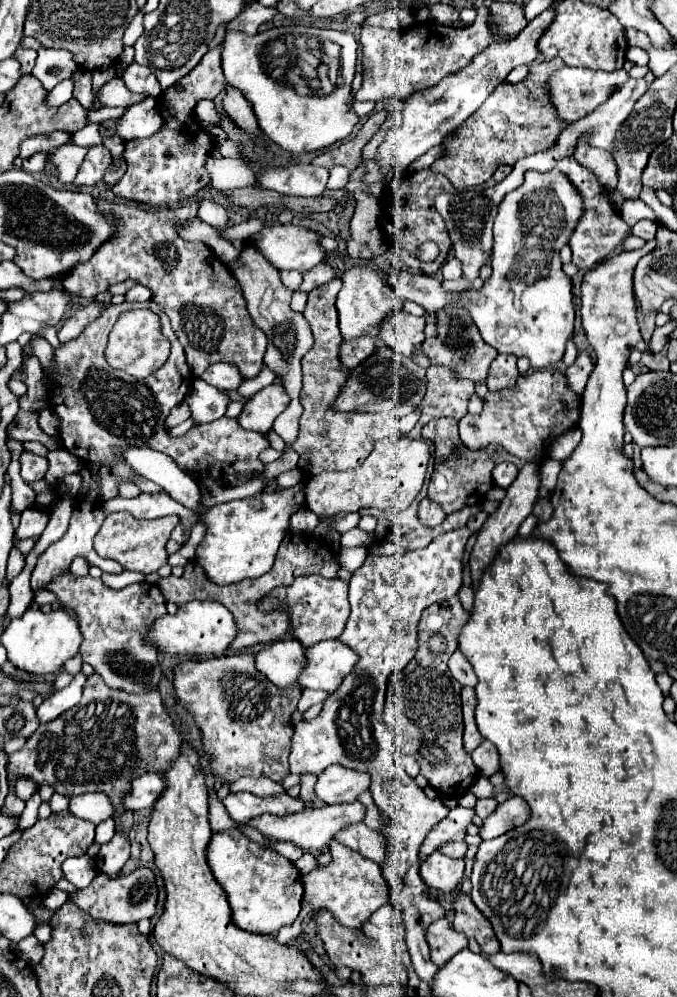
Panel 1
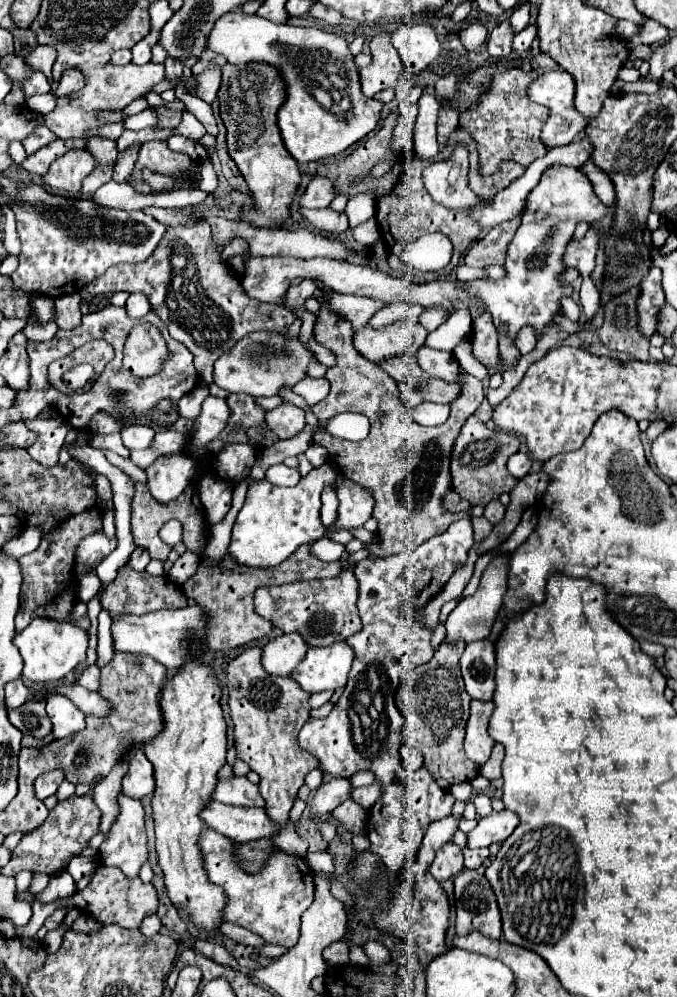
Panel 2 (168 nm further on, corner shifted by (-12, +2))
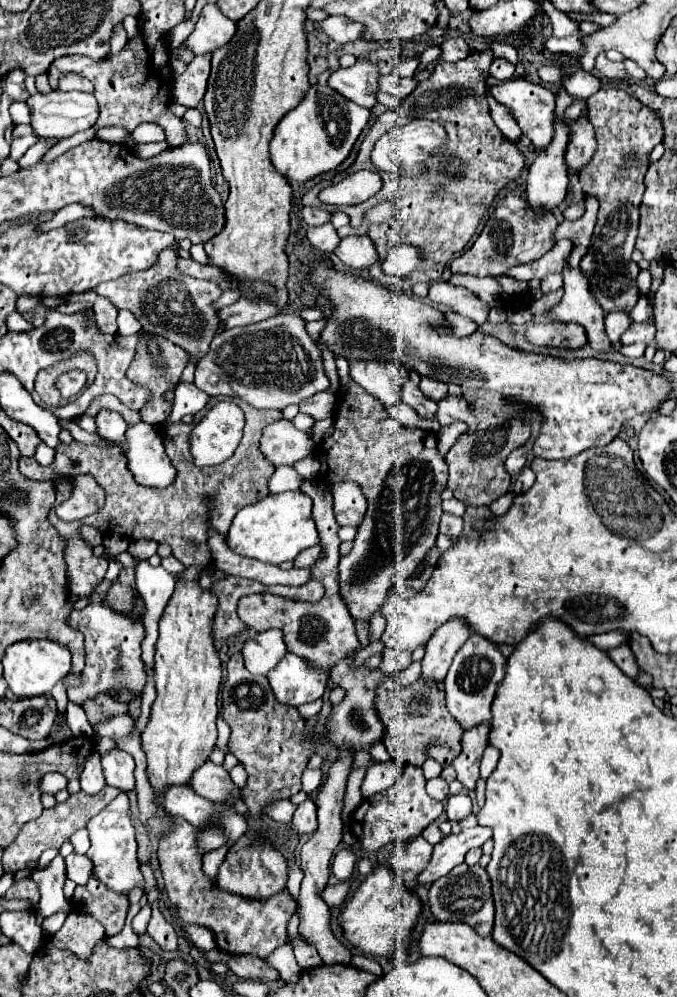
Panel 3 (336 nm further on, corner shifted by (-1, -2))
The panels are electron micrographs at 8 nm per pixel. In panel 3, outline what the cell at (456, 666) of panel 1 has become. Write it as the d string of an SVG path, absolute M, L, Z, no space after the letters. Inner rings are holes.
M481 635L469 637L457 651L449 673L445 677L445 701L451 717L459 723L463 731L477 727L479 723L491 721L491 701L495 697L497 685L503 681L507 659L501 655L497 645L489 643Z

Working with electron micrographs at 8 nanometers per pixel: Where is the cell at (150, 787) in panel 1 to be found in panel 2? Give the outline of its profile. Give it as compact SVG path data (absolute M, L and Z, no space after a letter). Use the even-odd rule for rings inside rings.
M136 751L130 759L130 769L122 779L122 793L134 799L144 799L146 795L154 793L154 767L146 759L144 751Z

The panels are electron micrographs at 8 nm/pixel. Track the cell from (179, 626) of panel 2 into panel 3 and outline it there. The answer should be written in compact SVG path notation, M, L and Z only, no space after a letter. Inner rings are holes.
M87 603L85 609L73 609L67 617L67 625L81 631L85 637L85 669L83 669L83 687L69 689L69 701L83 707L85 701L95 699L99 693L119 701L129 703L137 699L145 685L145 671L141 661L141 641L145 637L143 621L139 617L129 617L111 611L99 603Z

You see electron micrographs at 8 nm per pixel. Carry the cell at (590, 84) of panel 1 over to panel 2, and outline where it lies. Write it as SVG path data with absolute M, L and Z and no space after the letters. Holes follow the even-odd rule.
M548 71L548 73L540 75L530 85L528 97L540 105L550 107L550 117L542 129L542 141L546 143L546 147L572 143L576 139L576 135L580 135L586 129L586 125L588 125L586 117L578 115L578 111L574 111L574 77L568 71Z

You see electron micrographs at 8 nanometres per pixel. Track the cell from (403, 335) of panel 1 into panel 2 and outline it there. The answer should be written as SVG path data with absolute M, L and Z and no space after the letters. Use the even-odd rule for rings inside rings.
M422 345L418 349L416 361L422 367L422 371L432 377L440 377L440 379L452 381L452 383L458 381L460 365L458 365L458 359L448 351L436 351L436 349Z

